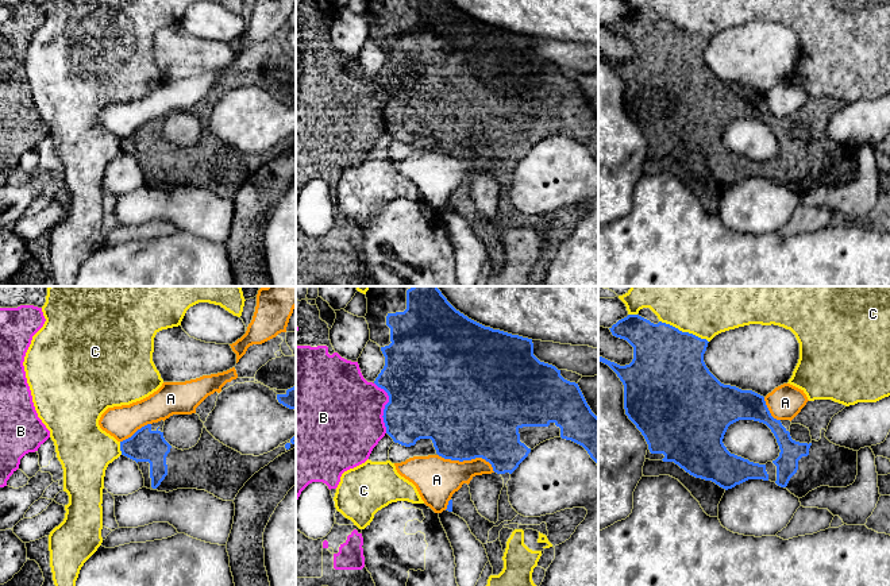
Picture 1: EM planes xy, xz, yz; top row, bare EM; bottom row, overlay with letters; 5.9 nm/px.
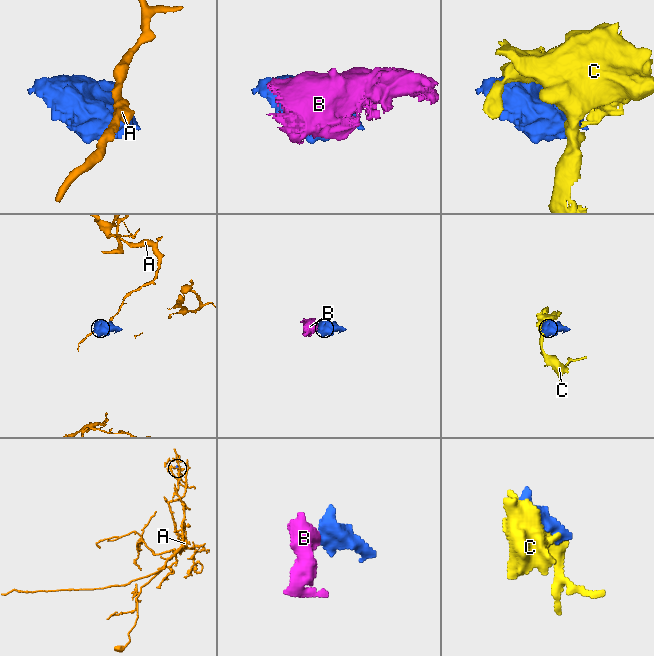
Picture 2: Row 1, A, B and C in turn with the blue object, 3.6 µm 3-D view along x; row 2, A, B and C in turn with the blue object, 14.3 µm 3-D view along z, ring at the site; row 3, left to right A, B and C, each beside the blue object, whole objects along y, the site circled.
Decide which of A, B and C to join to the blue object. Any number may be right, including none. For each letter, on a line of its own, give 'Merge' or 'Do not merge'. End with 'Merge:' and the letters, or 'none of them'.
A: Do not merge
B: Do not merge
C: Do not merge
Merge: none of them

